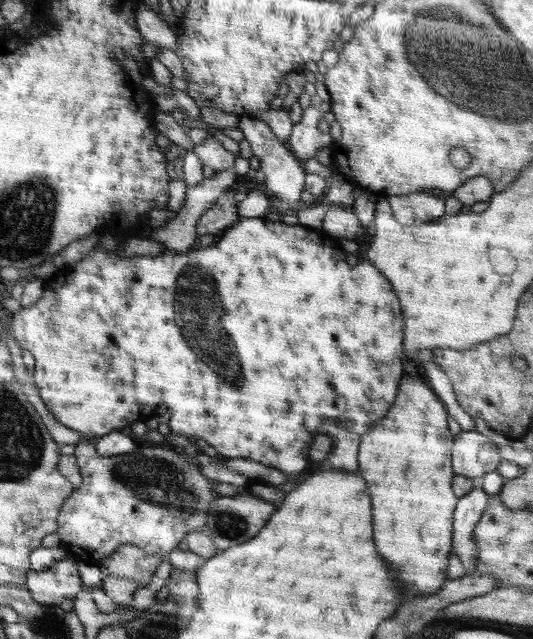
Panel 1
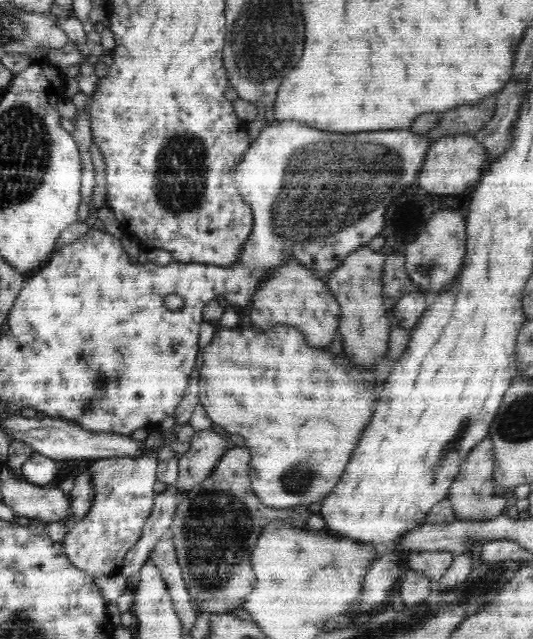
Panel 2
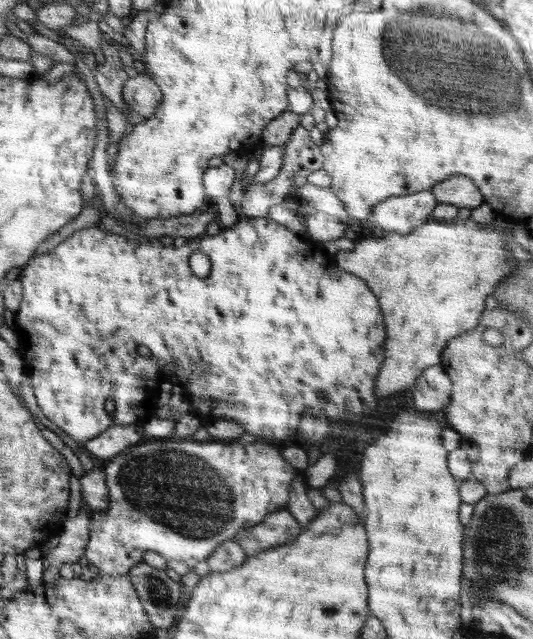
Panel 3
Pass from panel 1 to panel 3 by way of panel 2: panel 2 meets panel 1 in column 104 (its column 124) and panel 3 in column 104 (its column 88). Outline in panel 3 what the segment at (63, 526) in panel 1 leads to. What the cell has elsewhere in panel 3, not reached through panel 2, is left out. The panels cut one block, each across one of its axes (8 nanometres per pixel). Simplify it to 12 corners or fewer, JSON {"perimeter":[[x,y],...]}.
{"perimeter":[[160,439],[101,469],[84,557],[194,571],[288,511],[303,472],[259,441]]}

